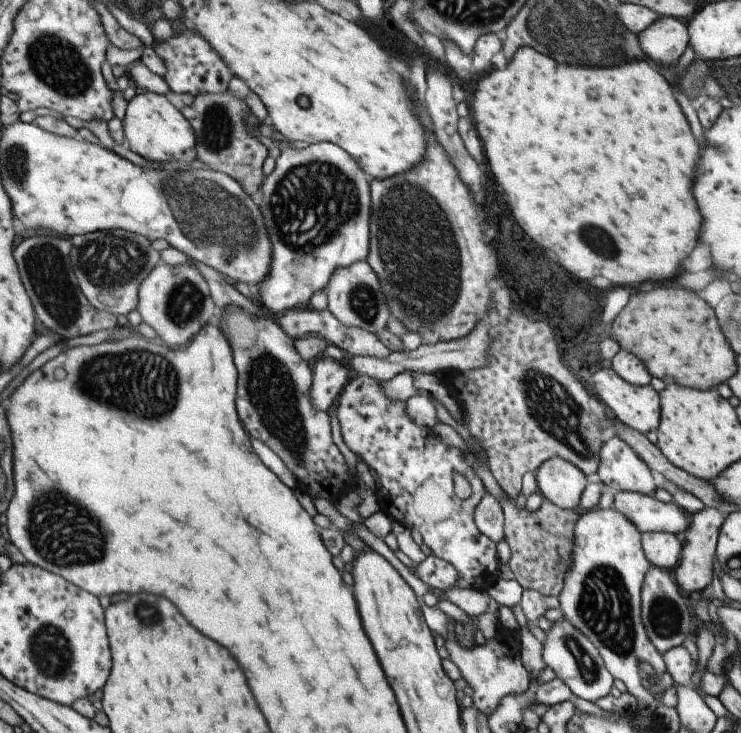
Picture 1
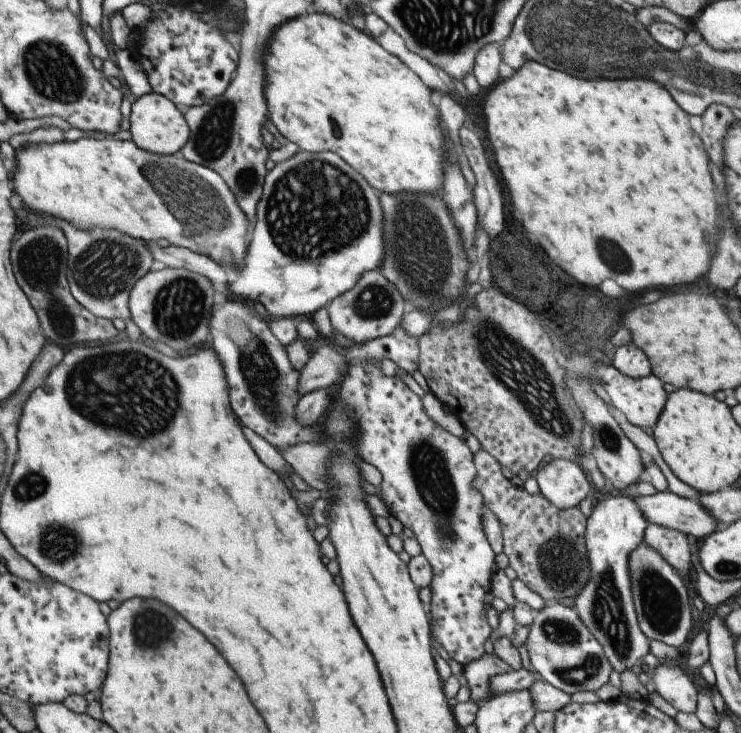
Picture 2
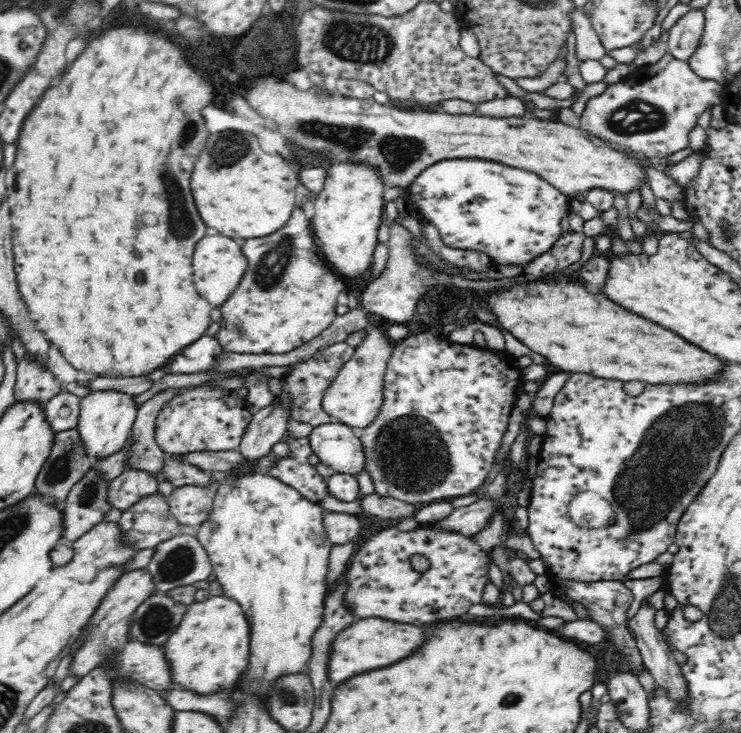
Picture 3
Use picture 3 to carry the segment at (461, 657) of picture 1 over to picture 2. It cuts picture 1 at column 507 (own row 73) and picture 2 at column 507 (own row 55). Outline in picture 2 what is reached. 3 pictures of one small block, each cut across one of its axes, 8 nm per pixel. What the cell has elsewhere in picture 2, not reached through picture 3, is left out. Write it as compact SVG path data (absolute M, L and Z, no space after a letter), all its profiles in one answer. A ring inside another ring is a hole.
M484 652L481 654L481 658L463 664L461 676L465 680L466 687L469 689L469 700L480 705L484 700L490 699L489 678L495 676L495 674L505 674L505 672L511 671L513 671L513 668L509 668L494 653L487 654Z

